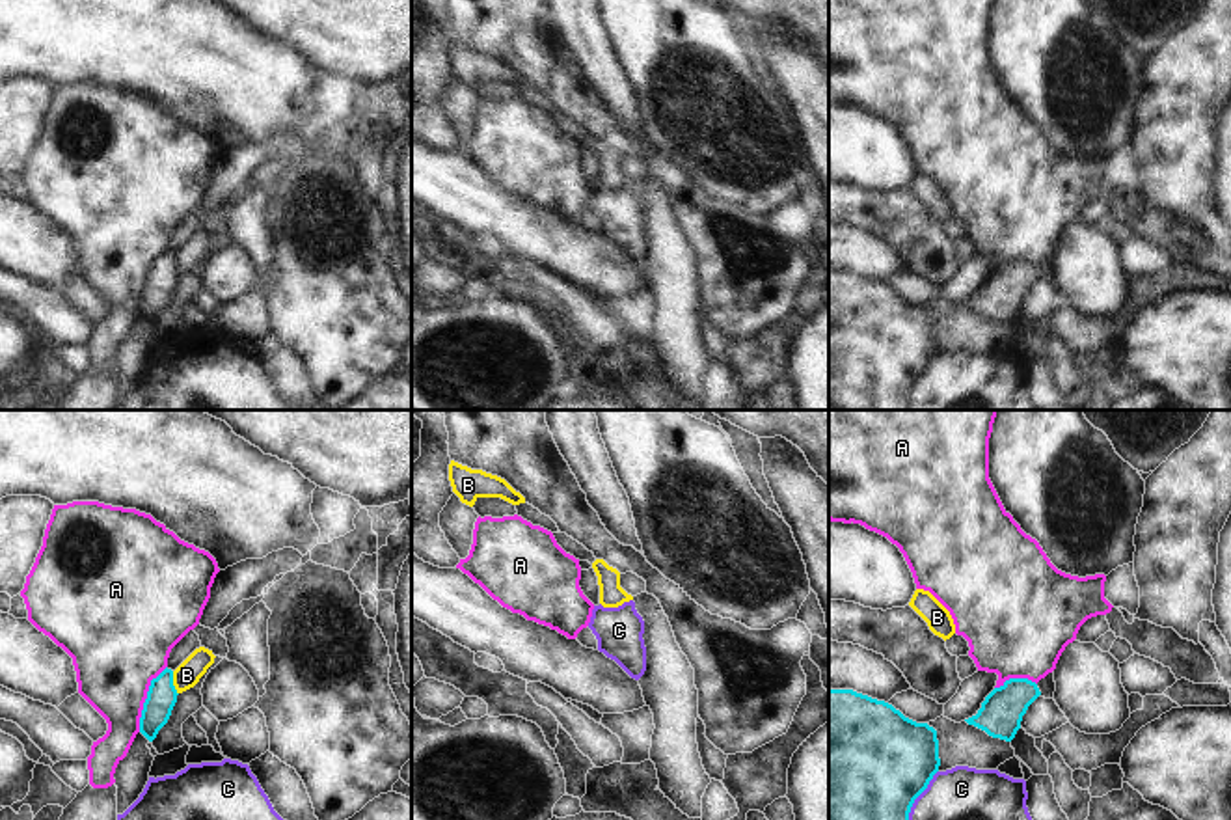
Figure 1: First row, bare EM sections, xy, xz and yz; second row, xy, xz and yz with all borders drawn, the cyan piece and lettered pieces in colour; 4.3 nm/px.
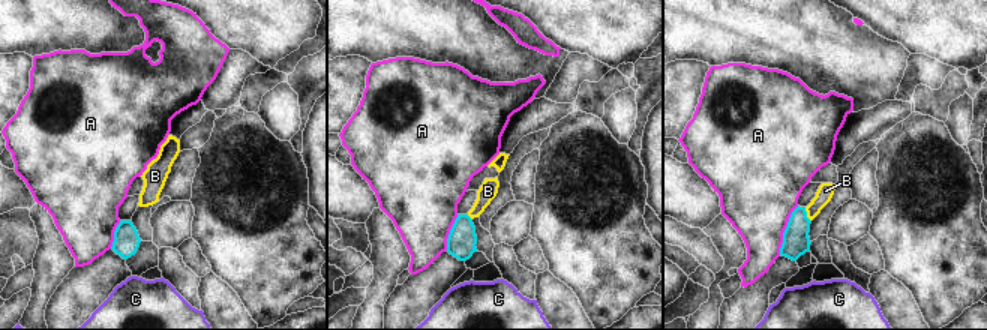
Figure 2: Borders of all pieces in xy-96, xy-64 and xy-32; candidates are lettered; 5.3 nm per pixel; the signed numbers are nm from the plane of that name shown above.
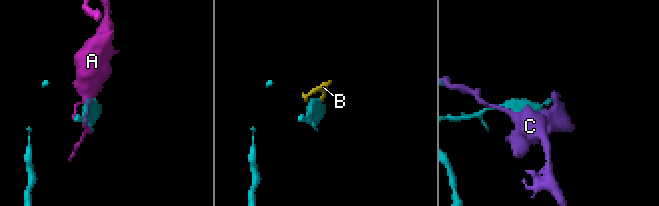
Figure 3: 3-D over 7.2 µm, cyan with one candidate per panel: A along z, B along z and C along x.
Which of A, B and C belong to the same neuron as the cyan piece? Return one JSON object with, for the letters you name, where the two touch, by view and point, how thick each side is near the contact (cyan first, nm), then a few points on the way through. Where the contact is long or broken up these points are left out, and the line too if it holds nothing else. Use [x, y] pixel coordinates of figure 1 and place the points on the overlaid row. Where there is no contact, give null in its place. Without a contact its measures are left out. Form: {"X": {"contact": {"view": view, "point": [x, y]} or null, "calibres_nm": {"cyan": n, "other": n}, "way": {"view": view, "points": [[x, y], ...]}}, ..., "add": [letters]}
{"add": []}

